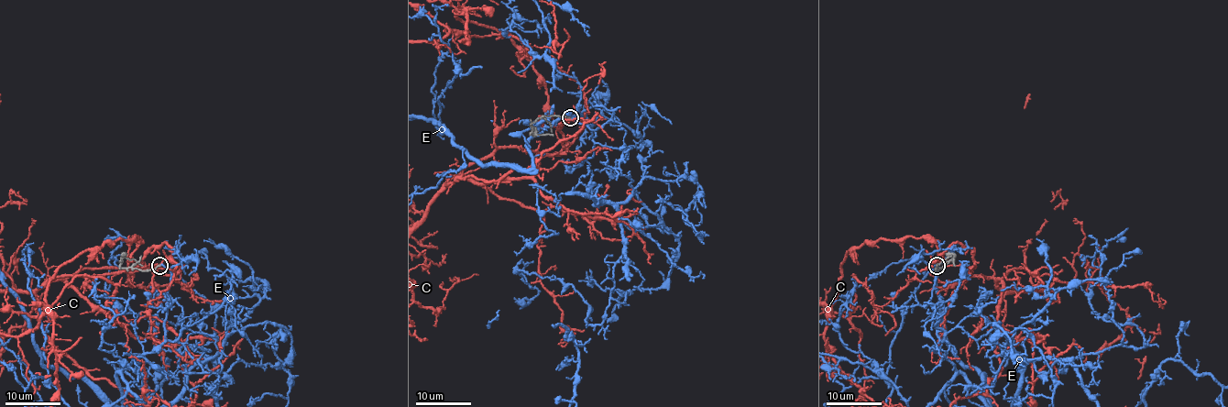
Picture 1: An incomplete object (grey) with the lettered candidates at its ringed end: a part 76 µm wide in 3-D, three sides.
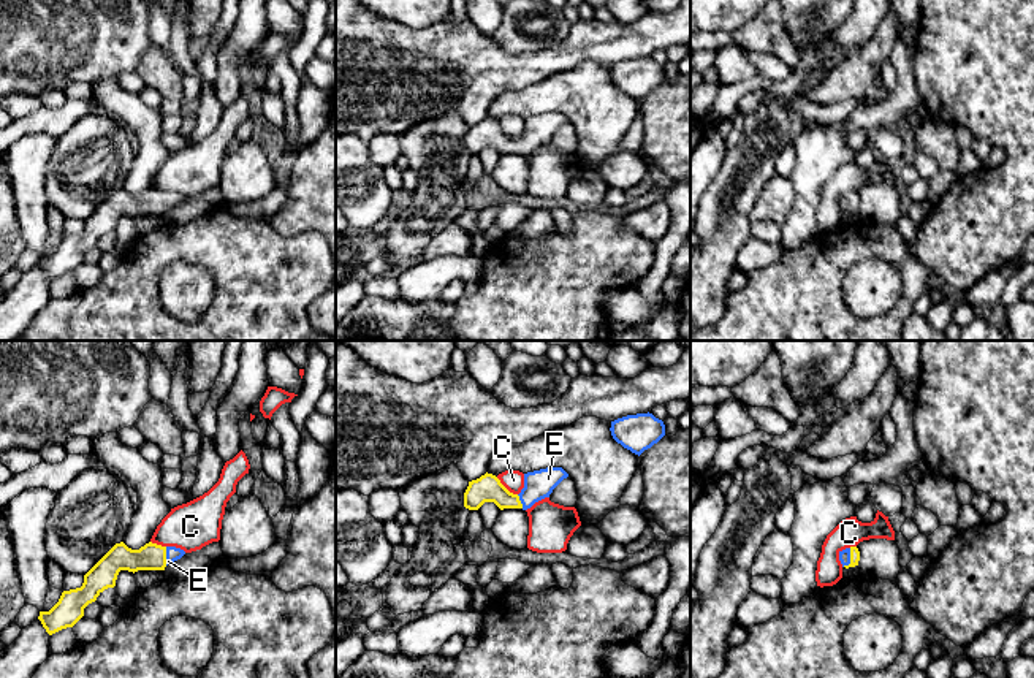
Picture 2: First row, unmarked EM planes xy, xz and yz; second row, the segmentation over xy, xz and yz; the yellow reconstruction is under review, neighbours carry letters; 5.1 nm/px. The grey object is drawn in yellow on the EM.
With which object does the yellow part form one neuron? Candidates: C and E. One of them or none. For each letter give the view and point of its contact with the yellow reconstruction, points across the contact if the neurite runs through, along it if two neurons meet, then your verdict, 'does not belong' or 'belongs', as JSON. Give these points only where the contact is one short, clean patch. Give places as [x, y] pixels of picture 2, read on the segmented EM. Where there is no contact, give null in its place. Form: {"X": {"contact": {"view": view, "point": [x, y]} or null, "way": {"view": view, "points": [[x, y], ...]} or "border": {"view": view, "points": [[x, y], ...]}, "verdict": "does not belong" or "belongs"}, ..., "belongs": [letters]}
{"C": {"contact": {"view": "xz", "point": [505, 488]}, "border": {"view": "xz", "points": [[496, 477], [516, 495]]}, "verdict": "does not belong"}, "E": {"contact": {"view": "yz", "point": [851, 559]}, "way": {"view": "yz", "points": [[854, 552], [851, 559], [844, 556]]}, "verdict": "belongs"}, "belongs": ["E"]}

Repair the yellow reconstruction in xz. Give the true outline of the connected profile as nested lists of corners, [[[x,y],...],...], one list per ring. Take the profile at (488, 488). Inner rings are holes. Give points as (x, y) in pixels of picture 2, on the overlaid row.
[[[546,467],[524,474],[524,488],[519,494],[510,493],[500,480],[492,474],[485,474],[469,482],[464,493],[464,507],[478,510],[485,502],[494,502],[504,508],[530,508],[535,502],[549,497],[553,489],[567,478],[568,474],[562,467]]]

